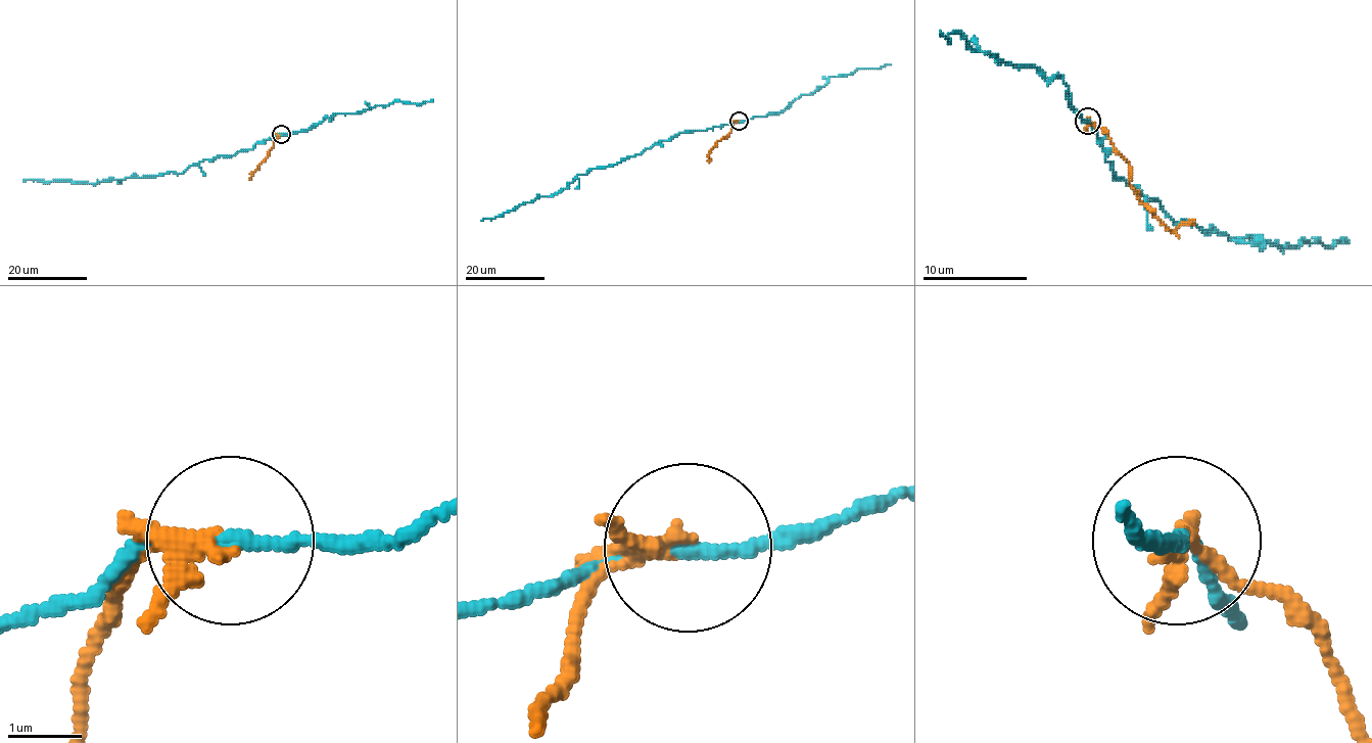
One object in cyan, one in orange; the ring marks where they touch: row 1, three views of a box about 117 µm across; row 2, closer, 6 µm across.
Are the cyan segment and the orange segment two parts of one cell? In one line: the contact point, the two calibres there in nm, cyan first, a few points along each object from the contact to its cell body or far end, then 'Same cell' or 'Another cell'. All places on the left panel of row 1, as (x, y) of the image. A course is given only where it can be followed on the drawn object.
Place: (281, 134). Thickness 150 nm (cyan) against 200 nm. Course of cyan: (281, 134), (258, 142), (250, 150), (193, 164), (179, 174), (168, 172), (95, 183), (24, 181). Course of orange: (281, 134), (275, 137), (268, 155), (250, 176), (250, 172). Another cell

